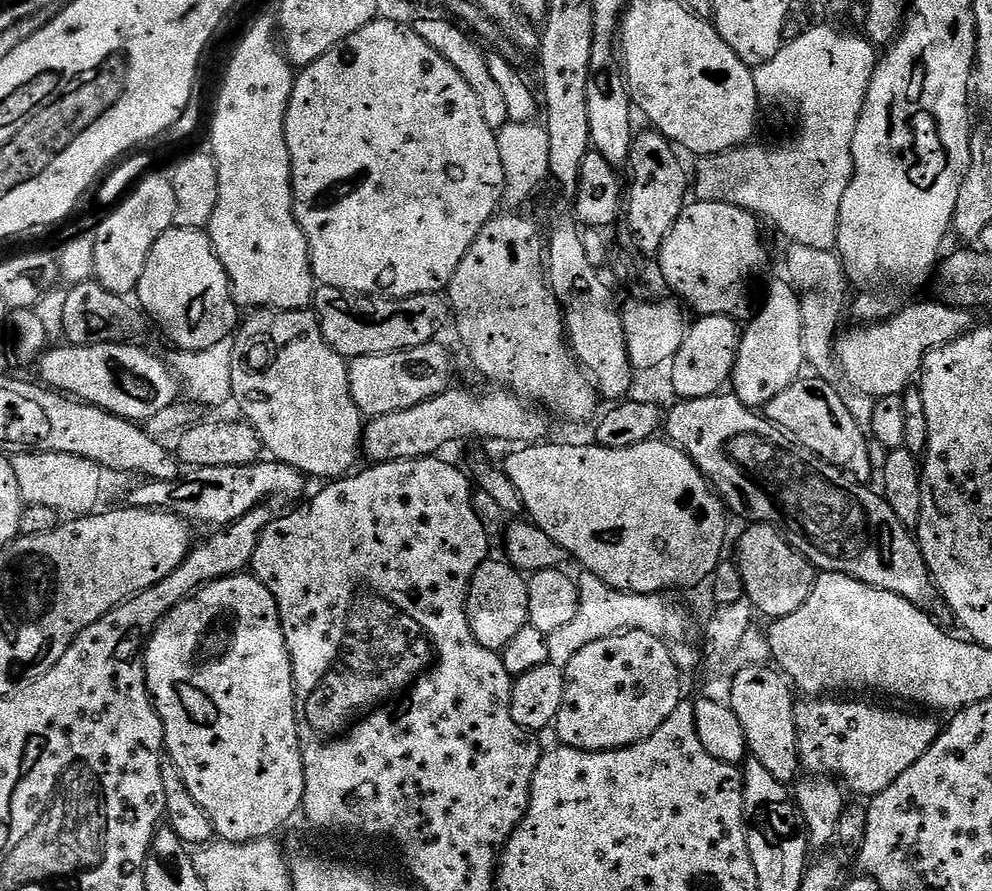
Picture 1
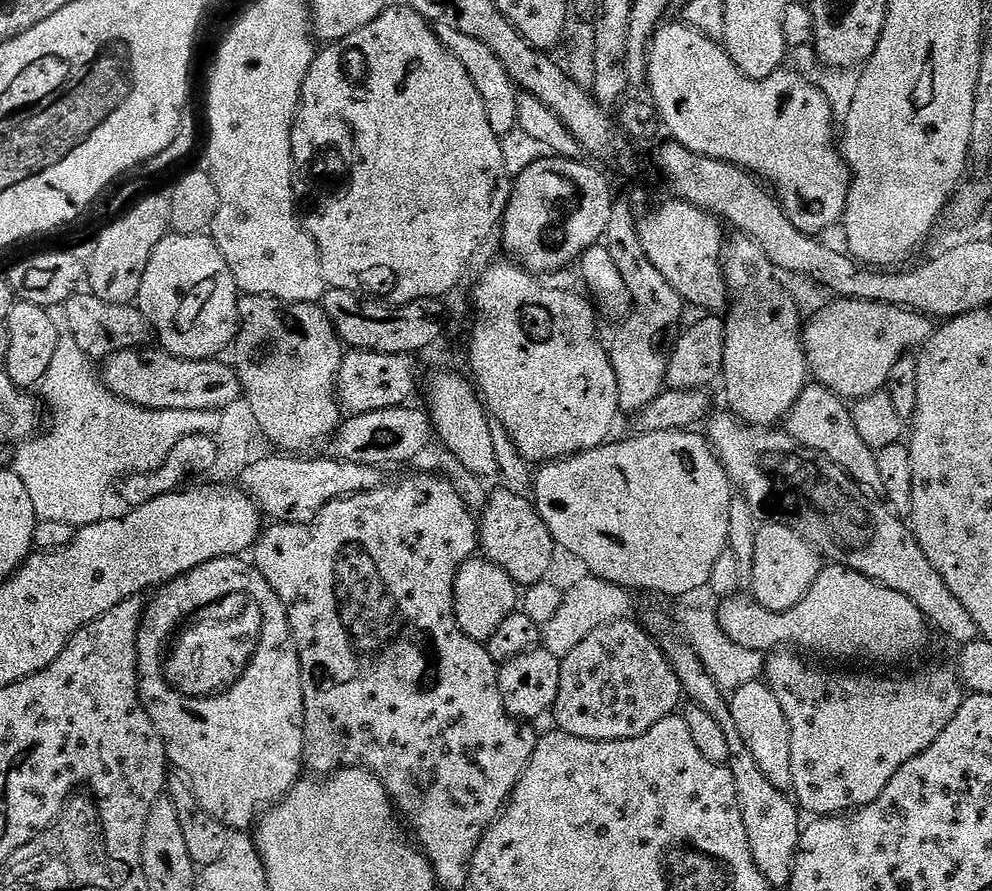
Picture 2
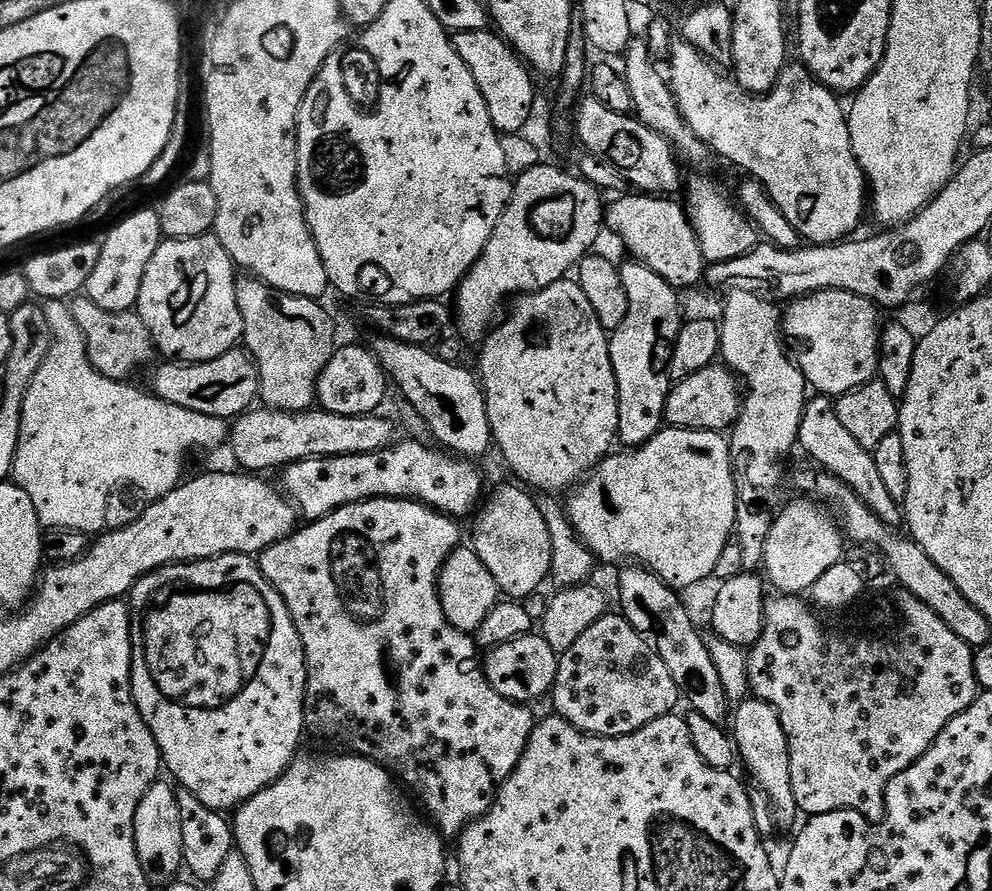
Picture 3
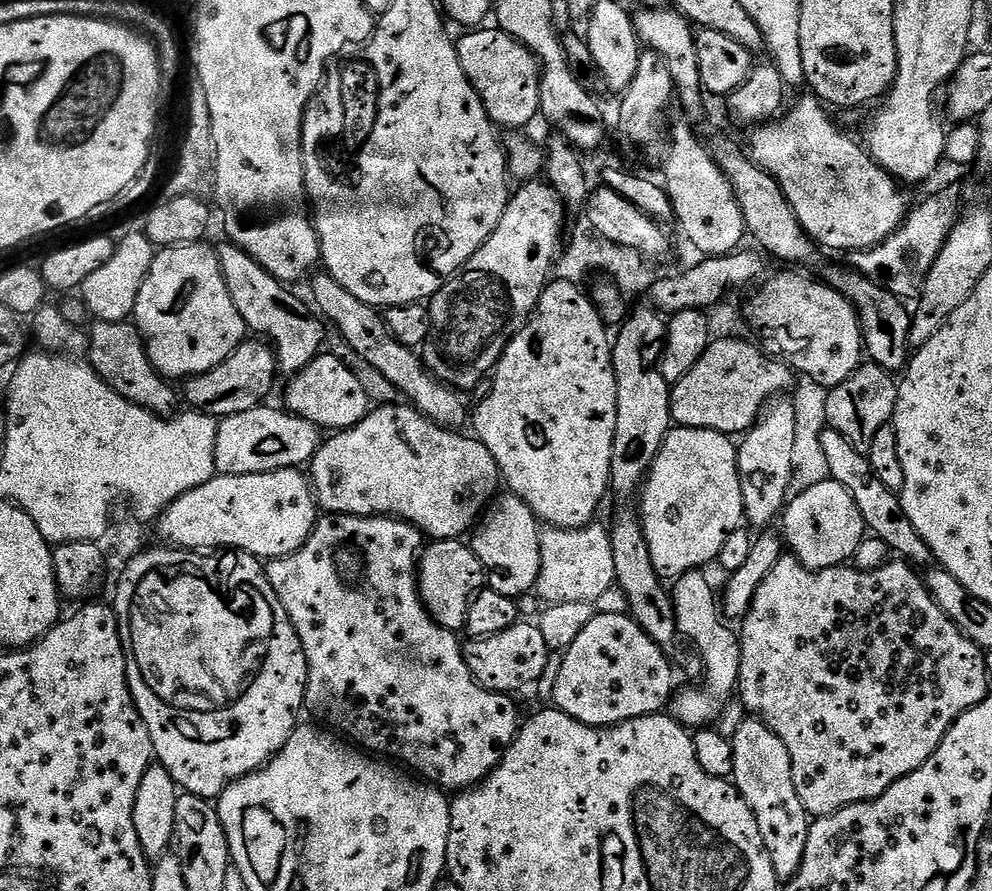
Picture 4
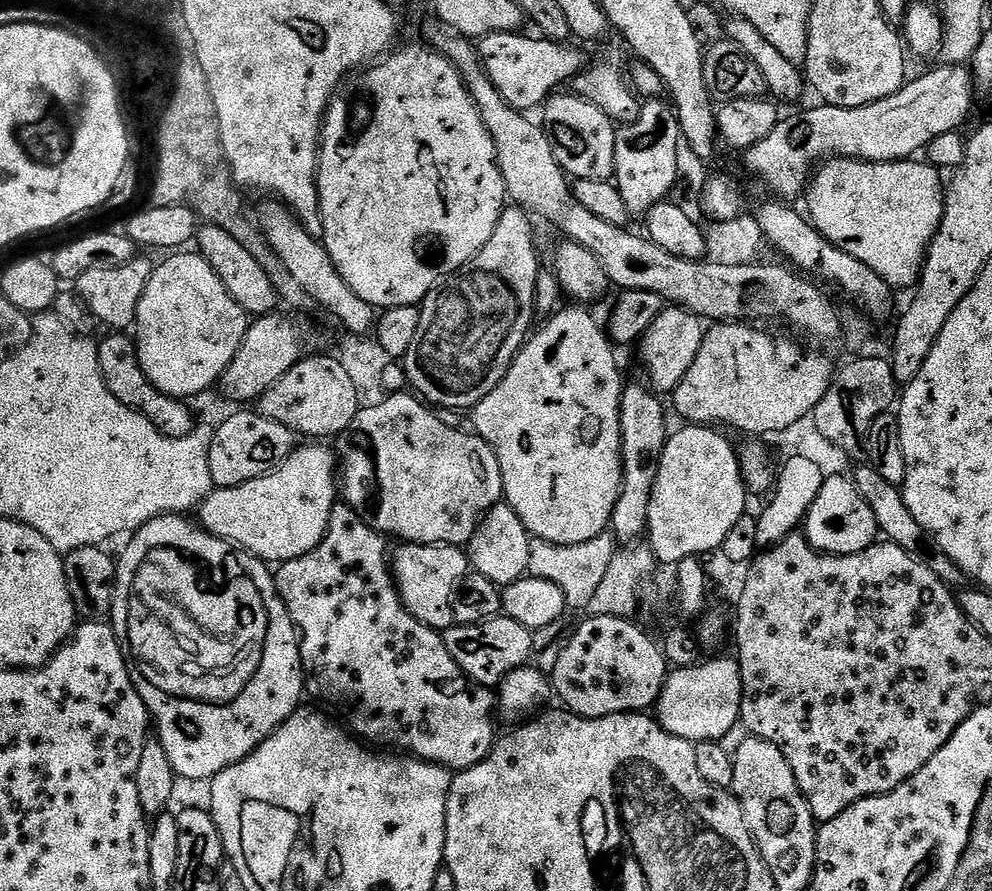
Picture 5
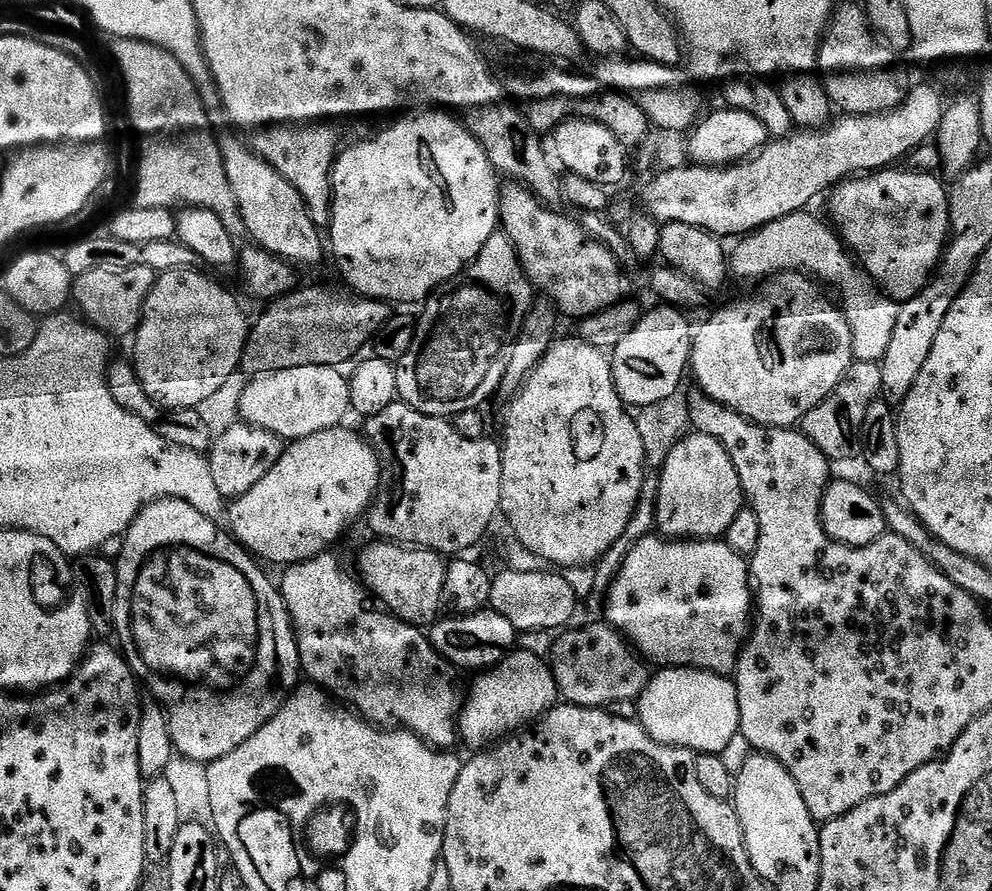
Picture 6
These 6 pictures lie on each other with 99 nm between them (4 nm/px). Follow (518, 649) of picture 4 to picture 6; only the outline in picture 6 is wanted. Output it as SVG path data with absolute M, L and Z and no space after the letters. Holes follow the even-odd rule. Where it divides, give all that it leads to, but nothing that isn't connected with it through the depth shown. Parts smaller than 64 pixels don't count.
M493 610L482 612L472 612L469 616L449 615L445 618L437 619L431 625L430 639L436 653L443 660L448 661L453 669L469 668L472 674L481 670L495 668L501 664L507 656L512 655L518 644L518 631L502 614Z

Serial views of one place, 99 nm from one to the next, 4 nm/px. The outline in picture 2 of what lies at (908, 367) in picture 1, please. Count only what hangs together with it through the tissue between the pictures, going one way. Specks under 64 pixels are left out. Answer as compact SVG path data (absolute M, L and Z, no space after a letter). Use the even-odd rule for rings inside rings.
M836 298L831 302L833 304L826 305L809 324L807 321L803 325L804 351L808 353L808 367L815 383L824 385L848 402L855 402L863 396L887 389L890 372L894 370L894 366L898 366L903 356L924 345L934 331L933 321L929 317L911 312L909 308L869 300Z

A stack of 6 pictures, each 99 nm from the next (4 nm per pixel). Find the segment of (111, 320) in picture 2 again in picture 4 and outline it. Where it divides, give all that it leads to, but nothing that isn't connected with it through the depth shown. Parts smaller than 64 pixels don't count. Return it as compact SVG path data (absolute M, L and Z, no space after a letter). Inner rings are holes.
M123 320L96 322L93 325L92 333L89 331L86 336L86 355L98 378L102 378L102 382L106 382L110 390L122 394L126 402L134 402L134 406L142 406L142 410L153 412L156 416L171 417L177 411L177 389L175 392L172 389L175 387L150 362L144 339L135 323Z

